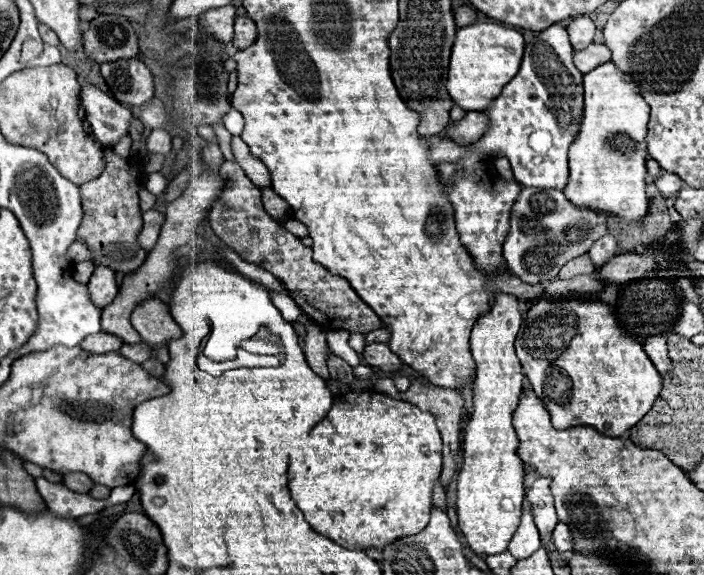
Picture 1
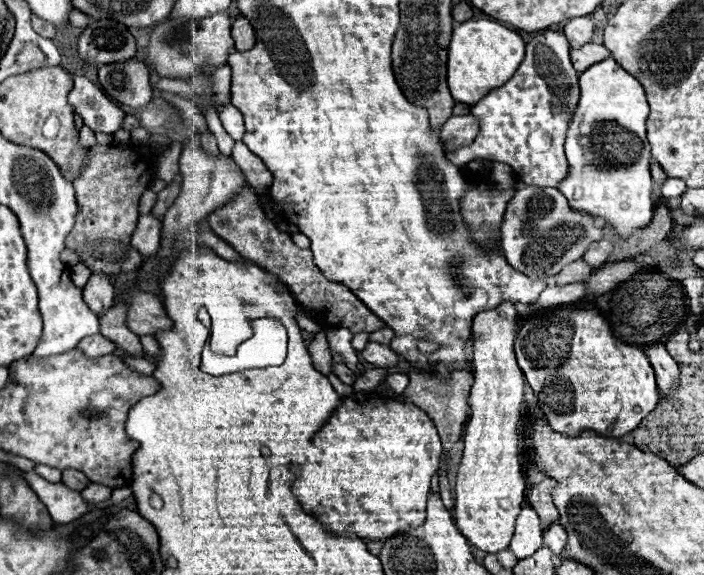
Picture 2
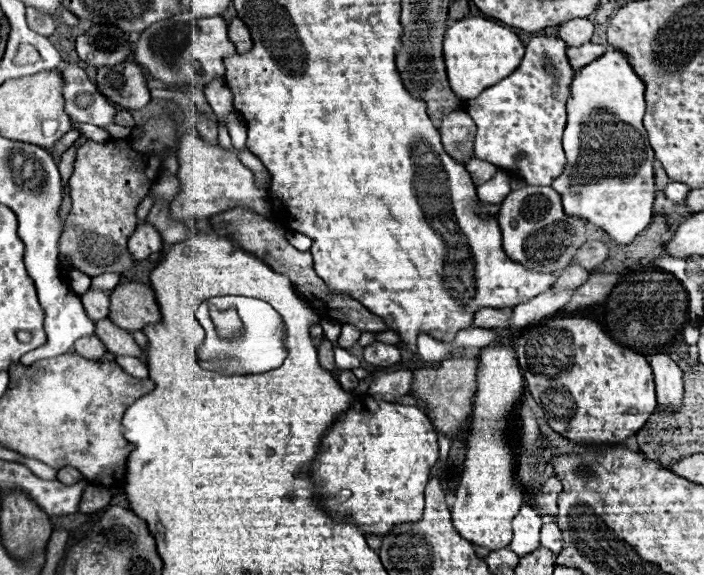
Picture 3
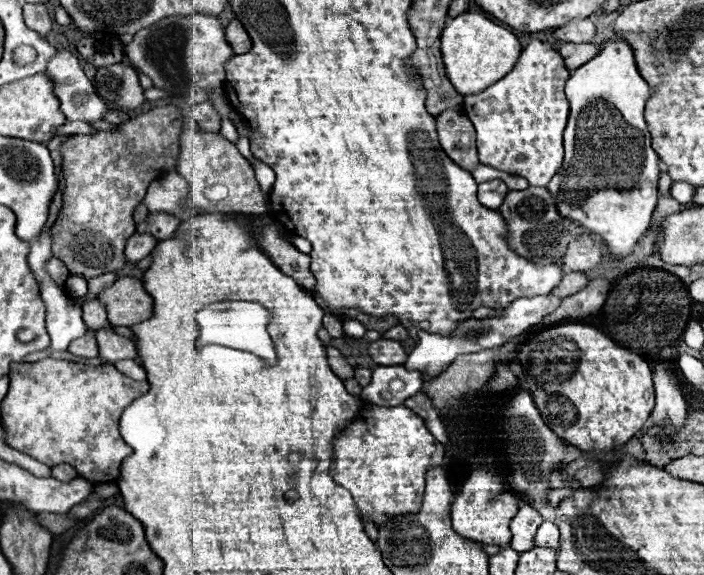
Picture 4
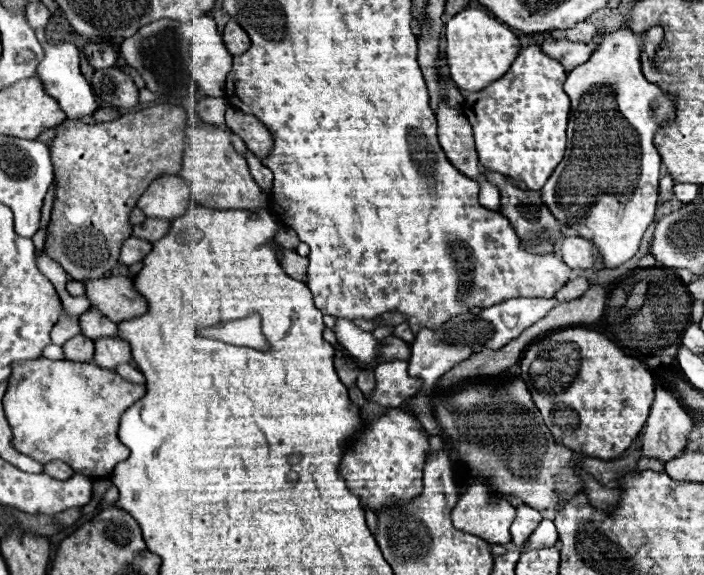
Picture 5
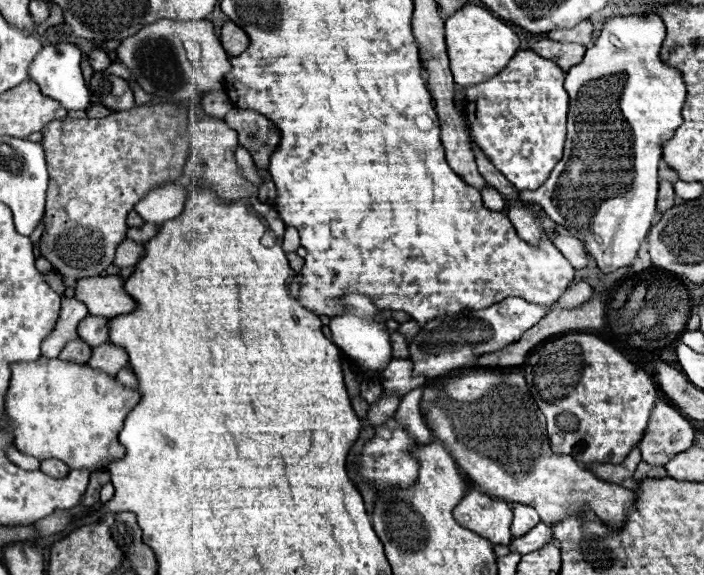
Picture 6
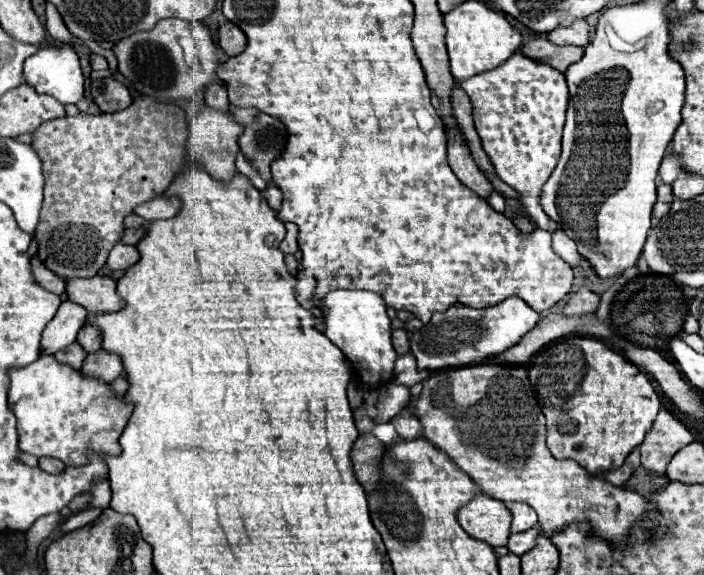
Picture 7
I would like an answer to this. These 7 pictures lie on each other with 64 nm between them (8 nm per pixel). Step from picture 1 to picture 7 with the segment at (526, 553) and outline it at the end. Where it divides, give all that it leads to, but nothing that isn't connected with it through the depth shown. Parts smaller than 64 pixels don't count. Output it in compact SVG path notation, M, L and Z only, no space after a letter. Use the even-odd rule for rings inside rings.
M508 504L510 514L512 514L512 532L522 532L522 530L530 530L530 526L536 526L536 512L528 506L528 504Z

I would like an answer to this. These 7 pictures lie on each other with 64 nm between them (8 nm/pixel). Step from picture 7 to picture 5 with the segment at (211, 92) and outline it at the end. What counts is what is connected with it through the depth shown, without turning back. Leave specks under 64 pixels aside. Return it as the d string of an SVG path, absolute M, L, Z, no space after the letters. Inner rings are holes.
M206 96L206 98L202 98L198 102L196 114L198 114L198 118L202 122L218 126L218 124L224 124L224 112L226 112L226 108L228 108L226 98L222 98L222 96L218 96L218 98Z

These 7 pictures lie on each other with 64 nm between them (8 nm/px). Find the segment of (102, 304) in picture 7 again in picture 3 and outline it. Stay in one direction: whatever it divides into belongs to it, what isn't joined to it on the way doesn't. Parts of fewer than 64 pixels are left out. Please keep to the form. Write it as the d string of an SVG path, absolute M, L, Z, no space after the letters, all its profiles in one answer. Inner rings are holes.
M124 282L110 292L108 318L124 330L142 330L146 324L160 320L158 302L146 284Z

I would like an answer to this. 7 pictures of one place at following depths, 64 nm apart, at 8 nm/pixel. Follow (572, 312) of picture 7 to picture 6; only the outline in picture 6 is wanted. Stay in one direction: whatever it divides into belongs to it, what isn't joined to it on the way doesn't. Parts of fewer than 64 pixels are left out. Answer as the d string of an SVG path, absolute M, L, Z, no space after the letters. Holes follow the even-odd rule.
M580 282L576 286L570 286L558 300L558 306L562 308L578 308L582 304L586 304L590 298L594 296L594 290L586 284L586 282Z

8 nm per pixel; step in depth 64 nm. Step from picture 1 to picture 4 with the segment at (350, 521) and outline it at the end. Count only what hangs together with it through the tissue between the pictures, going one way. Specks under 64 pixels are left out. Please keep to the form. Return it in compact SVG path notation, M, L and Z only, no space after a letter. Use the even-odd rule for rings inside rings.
M364 404L354 422L336 436L334 440L334 458L330 464L332 478L346 490L350 490L360 514L364 520L374 520L376 526L380 522L386 522L392 516L410 514L420 508L422 494L424 494L424 478L426 470L430 468L430 458L434 454L434 436L424 426L424 420L414 414L406 406L394 406L394 408L382 408Z

